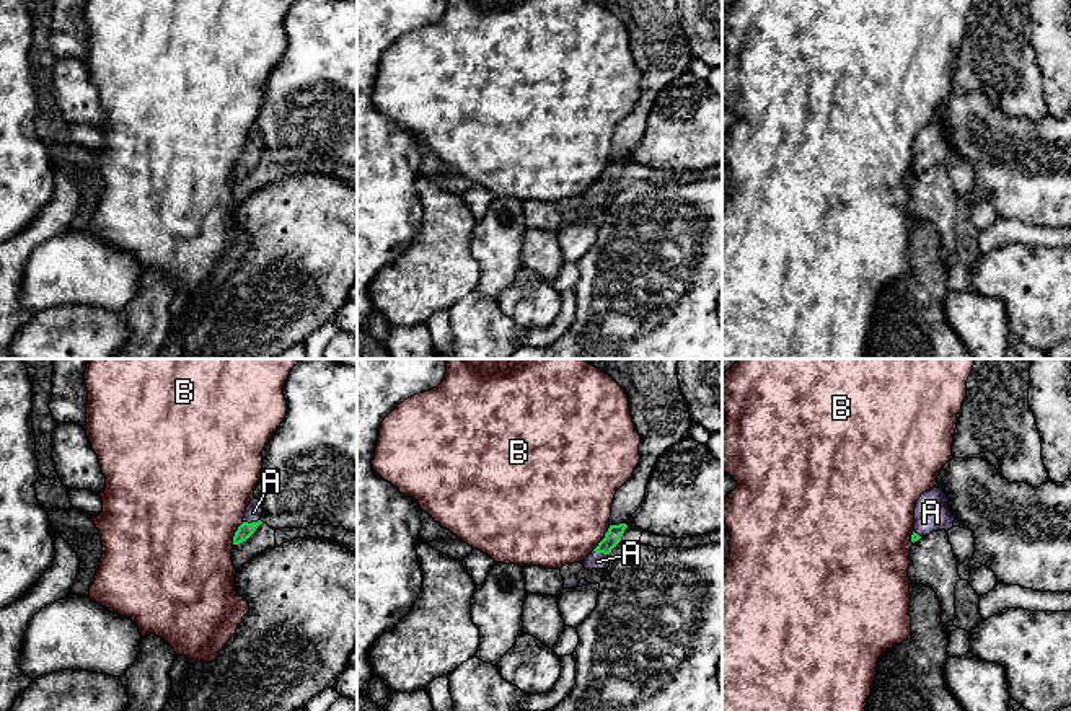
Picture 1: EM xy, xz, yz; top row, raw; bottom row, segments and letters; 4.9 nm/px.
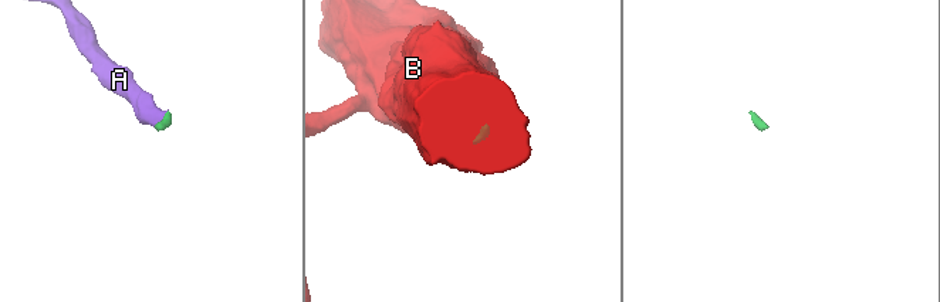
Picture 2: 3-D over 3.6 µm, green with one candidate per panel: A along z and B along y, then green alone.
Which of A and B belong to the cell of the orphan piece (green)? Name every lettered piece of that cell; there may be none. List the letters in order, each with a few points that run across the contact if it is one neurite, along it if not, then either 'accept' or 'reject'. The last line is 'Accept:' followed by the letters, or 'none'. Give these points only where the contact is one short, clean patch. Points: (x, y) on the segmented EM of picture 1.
A: line xy (245, 530), (251, 522), (253, 512); accept
B: line xz (610, 525), (605, 537), (592, 550); reject
Accept: A

